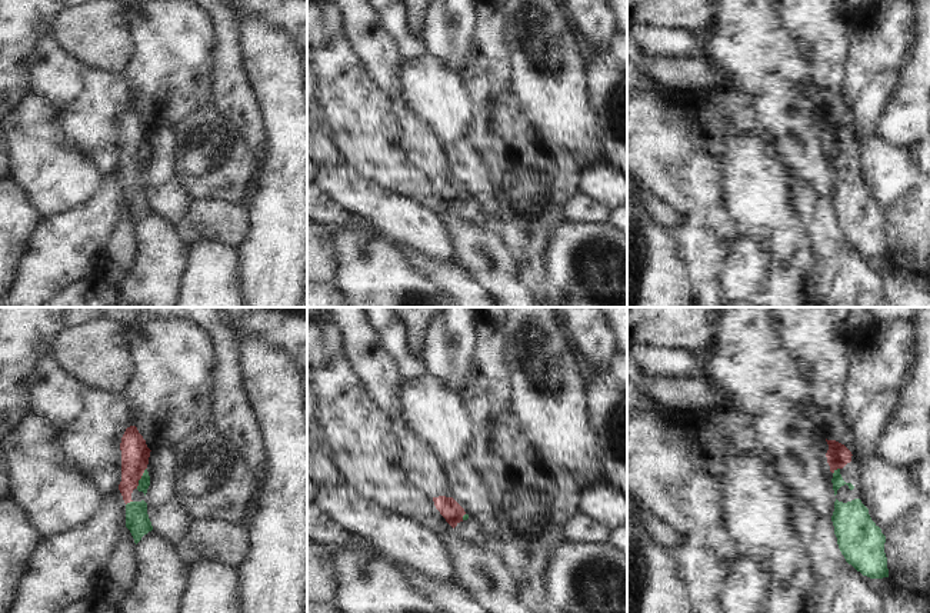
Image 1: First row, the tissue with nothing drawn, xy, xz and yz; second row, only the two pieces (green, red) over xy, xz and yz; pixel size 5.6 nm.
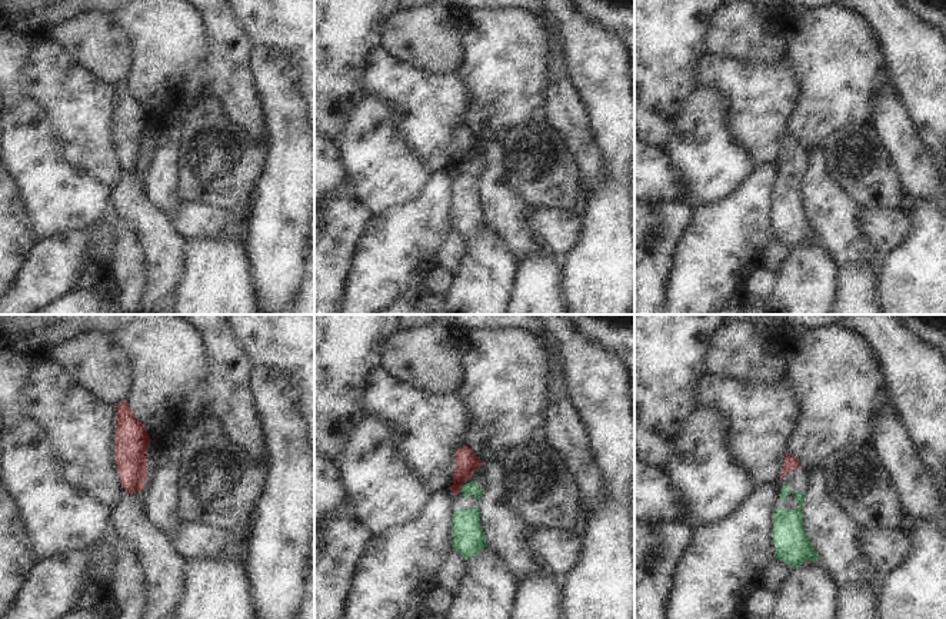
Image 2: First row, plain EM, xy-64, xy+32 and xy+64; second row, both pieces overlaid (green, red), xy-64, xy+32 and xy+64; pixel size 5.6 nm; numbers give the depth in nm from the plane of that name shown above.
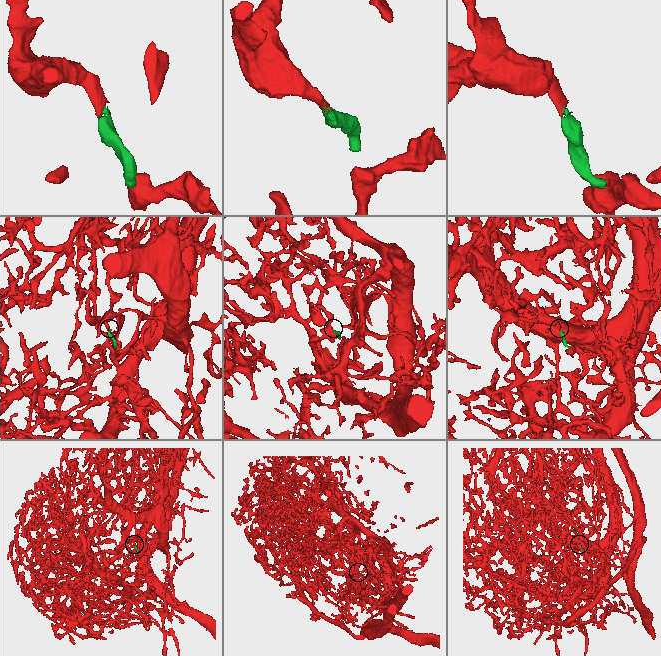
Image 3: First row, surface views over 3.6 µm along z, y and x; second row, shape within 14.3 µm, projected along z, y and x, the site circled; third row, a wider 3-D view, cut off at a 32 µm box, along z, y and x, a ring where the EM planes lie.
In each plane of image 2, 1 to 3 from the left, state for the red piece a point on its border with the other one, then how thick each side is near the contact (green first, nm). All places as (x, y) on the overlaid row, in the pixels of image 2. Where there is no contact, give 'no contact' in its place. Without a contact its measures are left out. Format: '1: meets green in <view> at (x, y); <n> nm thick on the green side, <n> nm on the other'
1: no contact
2: meets green in xy+32 at (463, 486); 70 nm thick on the green side, 130 nm on the other
3: no contact

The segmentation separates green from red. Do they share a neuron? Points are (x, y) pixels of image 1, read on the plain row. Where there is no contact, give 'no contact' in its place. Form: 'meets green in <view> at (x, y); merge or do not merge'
meets green in xy at (142, 157); merge

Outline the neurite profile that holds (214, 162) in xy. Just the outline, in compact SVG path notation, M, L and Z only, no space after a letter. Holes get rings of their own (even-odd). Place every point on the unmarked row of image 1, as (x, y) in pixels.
M210 103L177 126L176 131L180 140L177 149L177 174L190 197L210 201L230 201L241 206L249 204L261 166L257 153L250 147L249 140L237 124L226 117L214 103Z

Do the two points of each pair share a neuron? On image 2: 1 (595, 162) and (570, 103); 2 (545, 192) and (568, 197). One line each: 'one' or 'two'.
1: one
2: one

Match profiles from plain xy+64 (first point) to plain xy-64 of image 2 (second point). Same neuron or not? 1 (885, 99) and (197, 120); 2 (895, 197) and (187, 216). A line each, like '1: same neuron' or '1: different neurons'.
1: different neurons
2: different neurons

